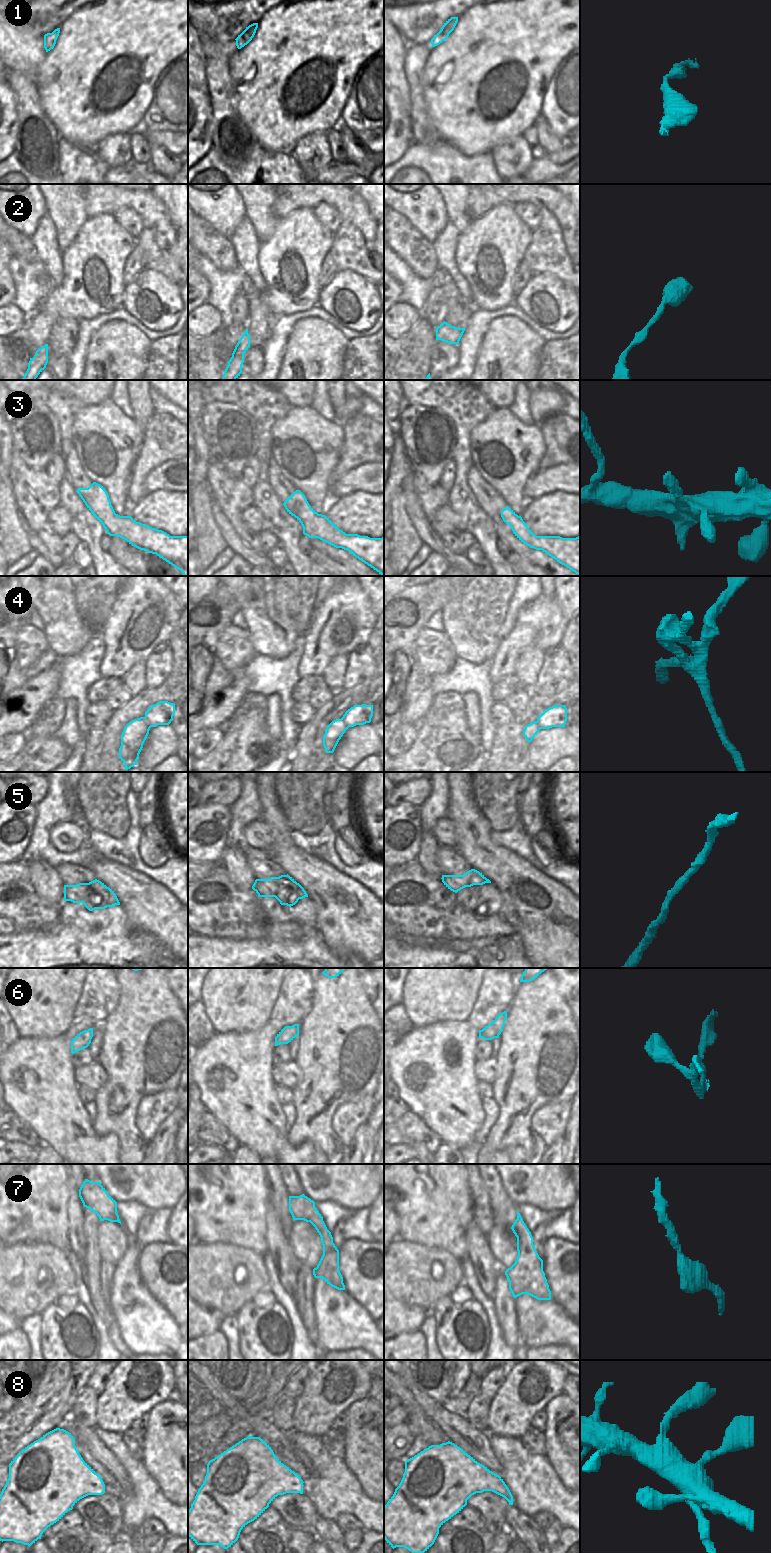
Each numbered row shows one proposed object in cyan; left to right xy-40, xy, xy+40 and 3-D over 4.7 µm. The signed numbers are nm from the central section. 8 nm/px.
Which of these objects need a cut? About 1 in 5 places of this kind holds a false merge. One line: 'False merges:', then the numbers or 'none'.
False merges: 4

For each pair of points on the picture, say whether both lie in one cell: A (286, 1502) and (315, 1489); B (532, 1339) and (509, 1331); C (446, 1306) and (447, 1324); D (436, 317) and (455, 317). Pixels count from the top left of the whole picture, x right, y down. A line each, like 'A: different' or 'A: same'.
A: different
B: different
C: same
D: different

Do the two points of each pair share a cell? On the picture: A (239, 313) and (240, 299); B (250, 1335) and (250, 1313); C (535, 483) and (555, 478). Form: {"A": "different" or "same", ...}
{"A": "same", "B": "same", "C": "same"}

